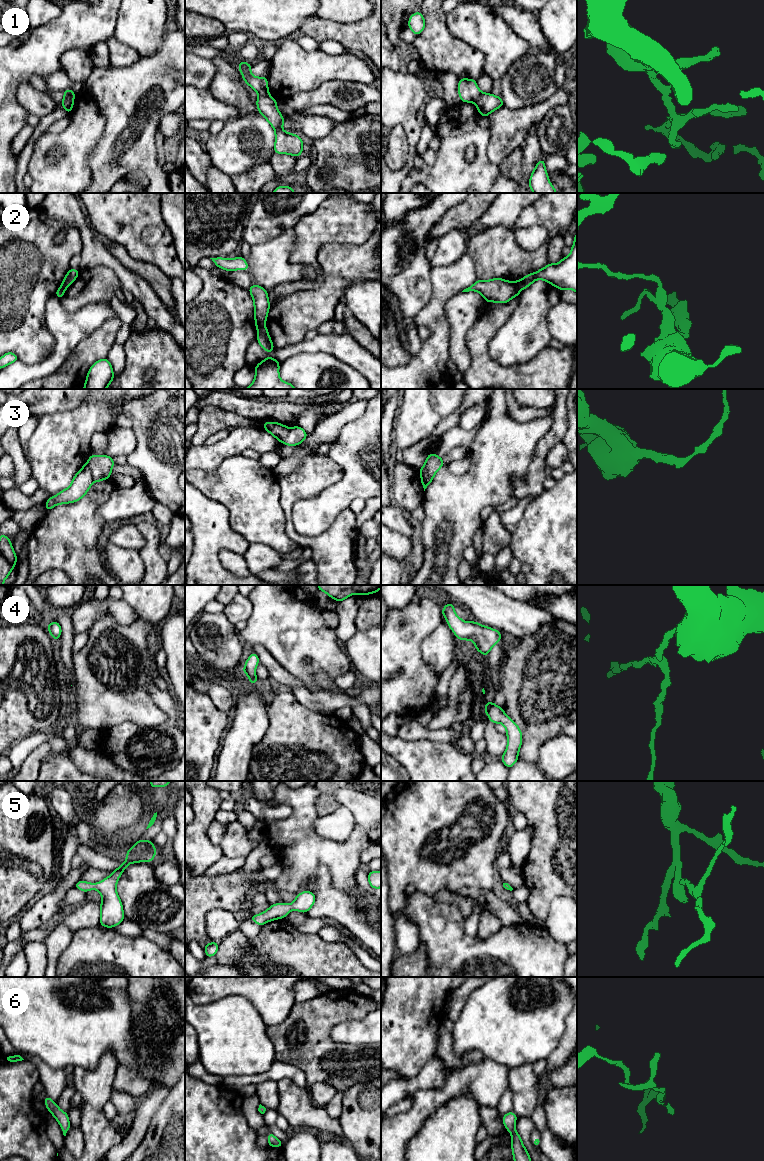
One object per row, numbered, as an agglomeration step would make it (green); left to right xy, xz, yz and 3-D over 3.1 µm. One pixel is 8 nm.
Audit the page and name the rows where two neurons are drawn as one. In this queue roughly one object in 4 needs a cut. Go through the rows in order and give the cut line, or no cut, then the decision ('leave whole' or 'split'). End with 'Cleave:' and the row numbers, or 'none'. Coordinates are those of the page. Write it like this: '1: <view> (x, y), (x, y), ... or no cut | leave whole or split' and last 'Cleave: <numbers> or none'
1: yz (482, 93), (476, 103) | split
2: yz (514, 282), (520, 290) | split
3: xy (86, 463), (94, 480) | split
4: no cut | leave whole
5: no cut | leave whole
6: no cut | leave whole
Cleave: 1, 2, 3

